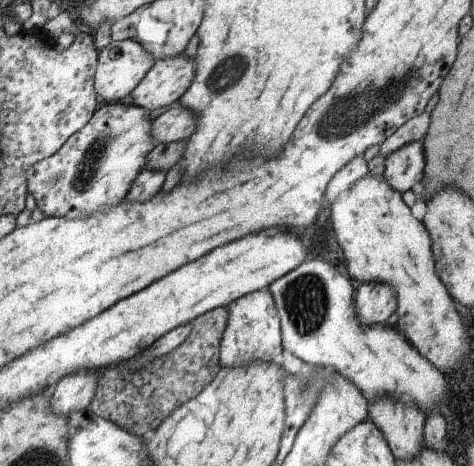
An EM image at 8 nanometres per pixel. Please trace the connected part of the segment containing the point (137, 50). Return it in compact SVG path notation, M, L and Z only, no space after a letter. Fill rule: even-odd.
M124 39L120 41L112 41L105 46L97 58L97 69L95 72L95 88L99 105L104 103L114 103L122 98L126 98L140 81L146 76L146 73L155 63L154 55L134 39Z

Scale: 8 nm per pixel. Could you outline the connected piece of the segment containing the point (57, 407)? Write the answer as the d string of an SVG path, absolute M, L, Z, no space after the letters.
M78 371L64 377L51 391L48 406L53 413L69 416L86 410L96 394L100 372Z

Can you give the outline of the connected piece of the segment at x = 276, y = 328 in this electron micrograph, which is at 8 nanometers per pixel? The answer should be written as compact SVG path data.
M268 288L247 294L225 307L228 309L229 319L219 344L221 368L240 366L252 359L279 359L283 350L281 322L274 297Z

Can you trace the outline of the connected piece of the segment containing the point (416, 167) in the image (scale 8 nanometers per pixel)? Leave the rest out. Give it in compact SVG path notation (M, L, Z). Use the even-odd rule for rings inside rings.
M420 141L409 142L386 156L382 176L400 194L423 180L425 150Z

